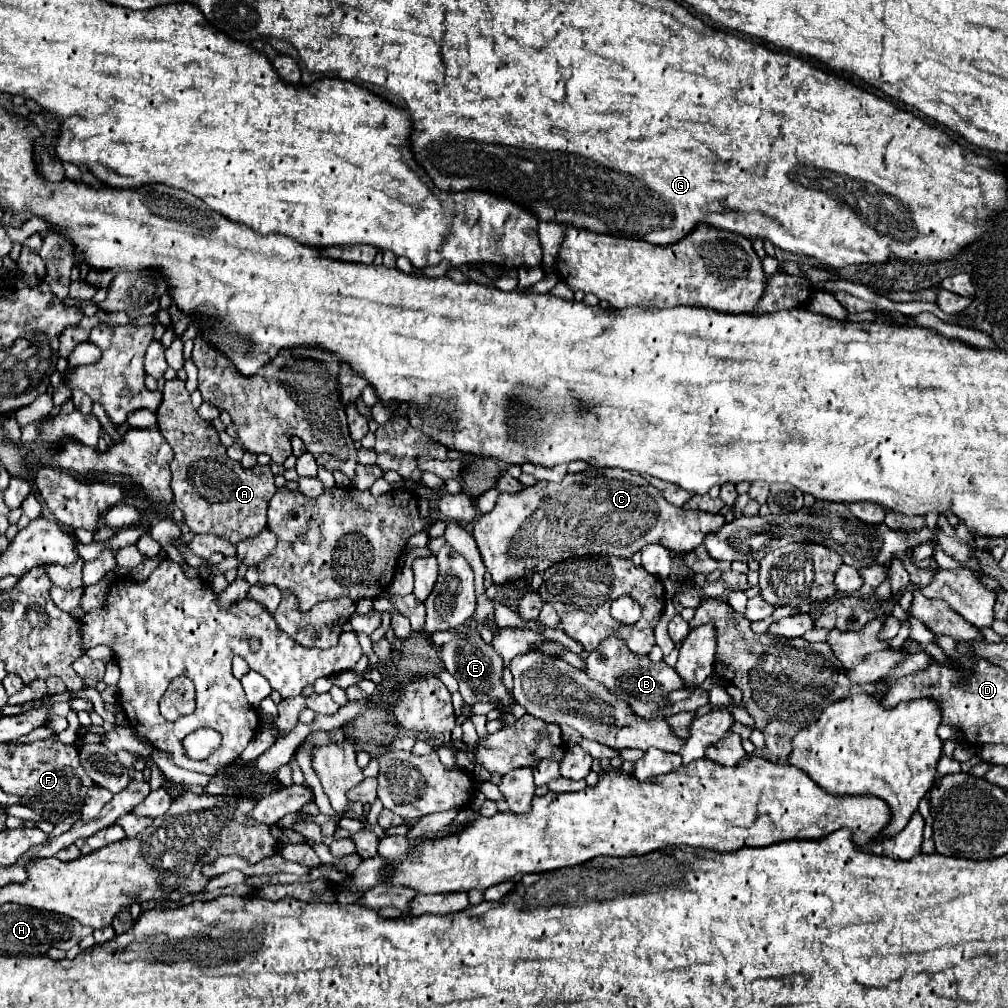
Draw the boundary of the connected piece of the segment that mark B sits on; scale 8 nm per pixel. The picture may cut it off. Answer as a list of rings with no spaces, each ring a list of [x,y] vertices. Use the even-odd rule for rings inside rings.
[[[611,636],[607,638],[603,644],[599,644],[589,658],[585,660],[587,664],[587,676],[601,682],[603,686],[607,686],[607,690],[611,690],[617,698],[623,698],[627,704],[631,704],[631,708],[635,710],[635,714],[639,716],[661,716],[661,710],[667,706],[667,694],[683,686],[683,680],[675,674],[673,668],[669,668],[663,660],[653,664],[647,656],[639,658],[635,654],[631,654],[627,650],[625,642],[619,642],[619,638]]]

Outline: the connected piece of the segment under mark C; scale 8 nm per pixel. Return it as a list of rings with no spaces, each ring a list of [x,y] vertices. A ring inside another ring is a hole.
[[[589,468],[579,474],[567,474],[563,482],[537,482],[523,488],[517,494],[499,494],[495,508],[483,514],[473,526],[473,538],[477,540],[481,558],[493,576],[495,584],[521,580],[533,572],[545,572],[555,562],[585,556],[585,554],[609,554],[631,558],[647,544],[661,544],[671,552],[683,554],[703,544],[703,538],[715,534],[723,524],[721,514],[685,512],[669,504],[663,494],[653,488],[641,474],[621,468]]]

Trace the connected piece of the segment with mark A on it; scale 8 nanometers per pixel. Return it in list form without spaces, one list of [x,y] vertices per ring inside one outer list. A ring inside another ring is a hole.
[[[165,382],[163,402],[157,408],[157,428],[171,444],[175,456],[171,468],[171,490],[175,504],[185,512],[185,522],[195,534],[215,534],[239,544],[245,538],[259,534],[267,524],[267,502],[277,492],[269,466],[245,470],[239,462],[227,456],[217,430],[201,420],[191,406],[191,396],[185,382]]]

